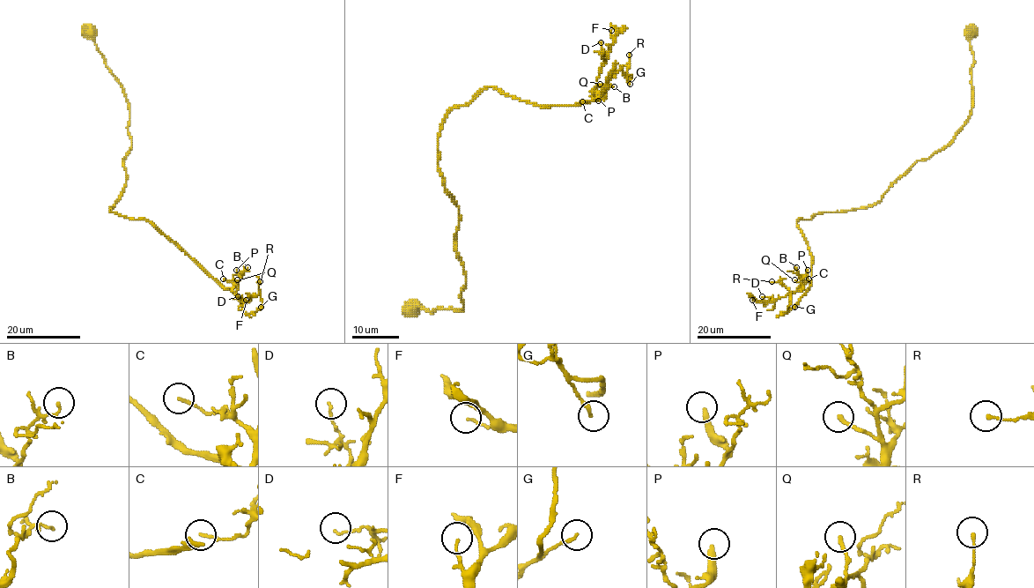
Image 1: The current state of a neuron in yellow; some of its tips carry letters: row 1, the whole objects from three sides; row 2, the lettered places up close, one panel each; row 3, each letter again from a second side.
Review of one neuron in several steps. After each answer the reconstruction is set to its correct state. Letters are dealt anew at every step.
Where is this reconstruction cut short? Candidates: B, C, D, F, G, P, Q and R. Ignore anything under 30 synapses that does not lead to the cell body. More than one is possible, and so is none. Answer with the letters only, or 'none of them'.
none of them

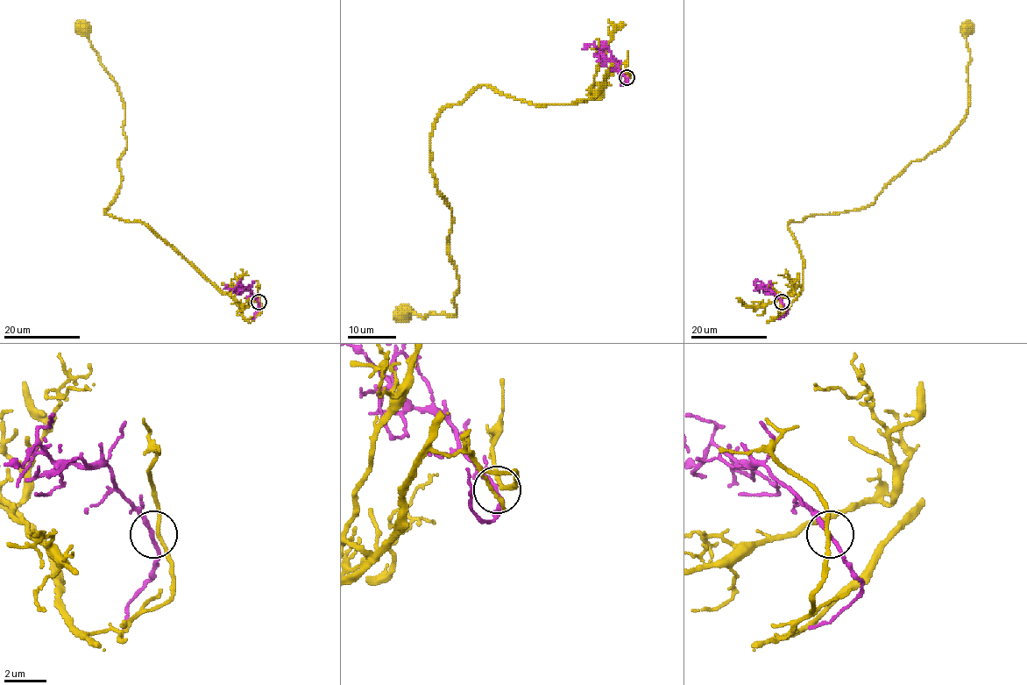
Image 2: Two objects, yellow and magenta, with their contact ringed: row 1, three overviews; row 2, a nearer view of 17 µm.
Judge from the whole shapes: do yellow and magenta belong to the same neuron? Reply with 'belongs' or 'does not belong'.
does not belong

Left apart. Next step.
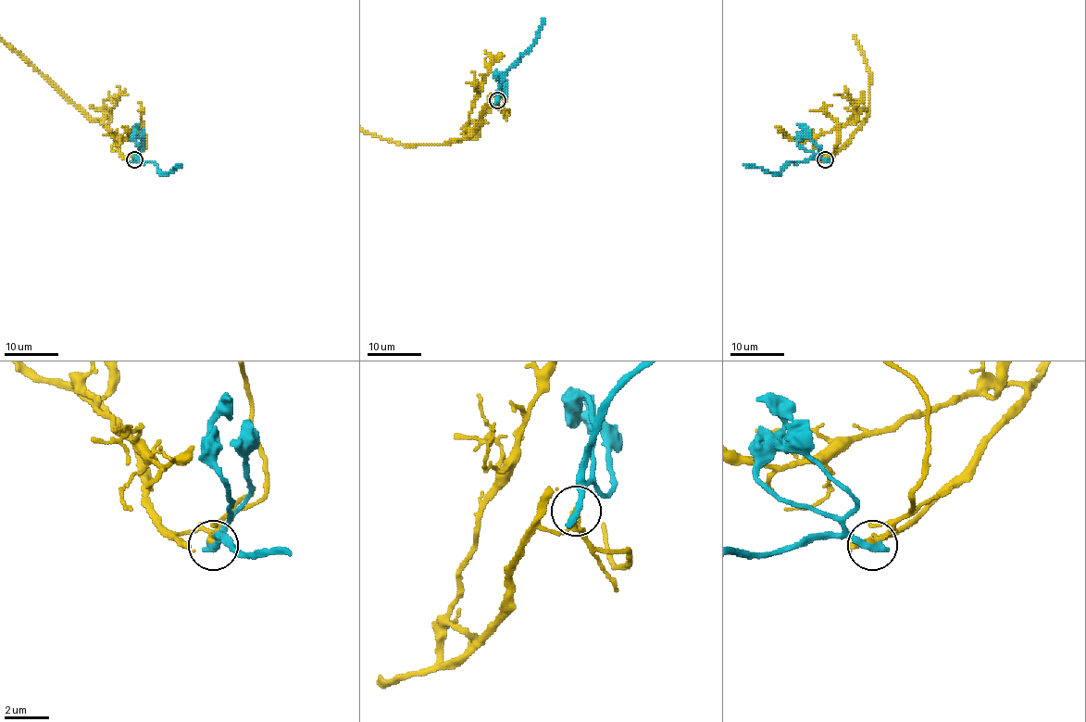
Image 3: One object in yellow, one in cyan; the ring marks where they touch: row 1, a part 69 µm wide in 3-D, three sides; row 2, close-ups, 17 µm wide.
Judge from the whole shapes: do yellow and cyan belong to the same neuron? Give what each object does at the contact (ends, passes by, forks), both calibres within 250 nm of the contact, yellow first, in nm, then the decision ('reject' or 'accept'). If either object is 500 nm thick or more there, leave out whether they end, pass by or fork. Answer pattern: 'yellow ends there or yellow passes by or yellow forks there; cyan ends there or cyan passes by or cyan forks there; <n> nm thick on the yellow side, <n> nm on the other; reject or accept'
yellow passes by; cyan ends there; 150 nm thick on the yellow side, 400 nm on the other; reject

